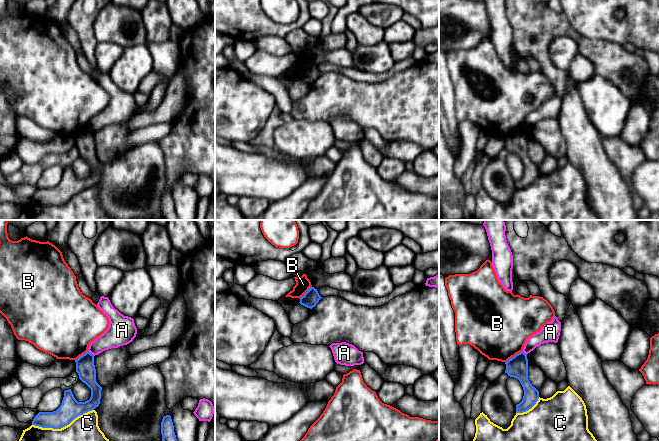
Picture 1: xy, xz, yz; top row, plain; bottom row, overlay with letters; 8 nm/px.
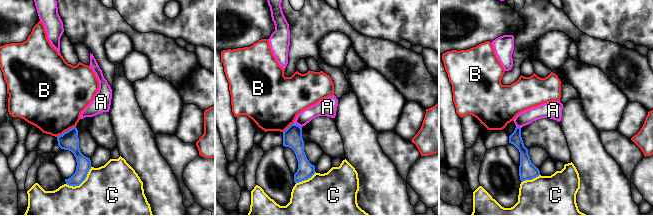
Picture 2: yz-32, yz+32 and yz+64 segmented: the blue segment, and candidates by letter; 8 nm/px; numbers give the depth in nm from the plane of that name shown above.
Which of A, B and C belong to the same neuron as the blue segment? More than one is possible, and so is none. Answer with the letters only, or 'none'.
none

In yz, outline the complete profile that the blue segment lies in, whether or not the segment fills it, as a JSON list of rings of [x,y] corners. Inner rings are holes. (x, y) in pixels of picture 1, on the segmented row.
[[[520,352],[505,362],[505,364],[505,373],[507,373],[510,377],[518,379],[524,390],[522,401],[516,405],[516,413],[526,412],[531,409],[539,399],[539,391],[528,379],[527,354]]]

